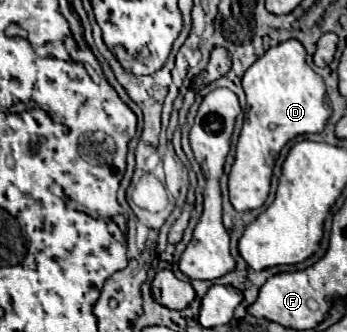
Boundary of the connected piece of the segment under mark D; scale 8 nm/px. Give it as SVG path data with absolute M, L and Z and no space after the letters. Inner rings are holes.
M297 40L269 48L243 76L247 96L245 122L237 142L235 162L229 174L229 198L237 212L265 204L271 190L271 176L281 148L301 134L323 132L331 108L327 104L325 82L305 62L305 48Z

